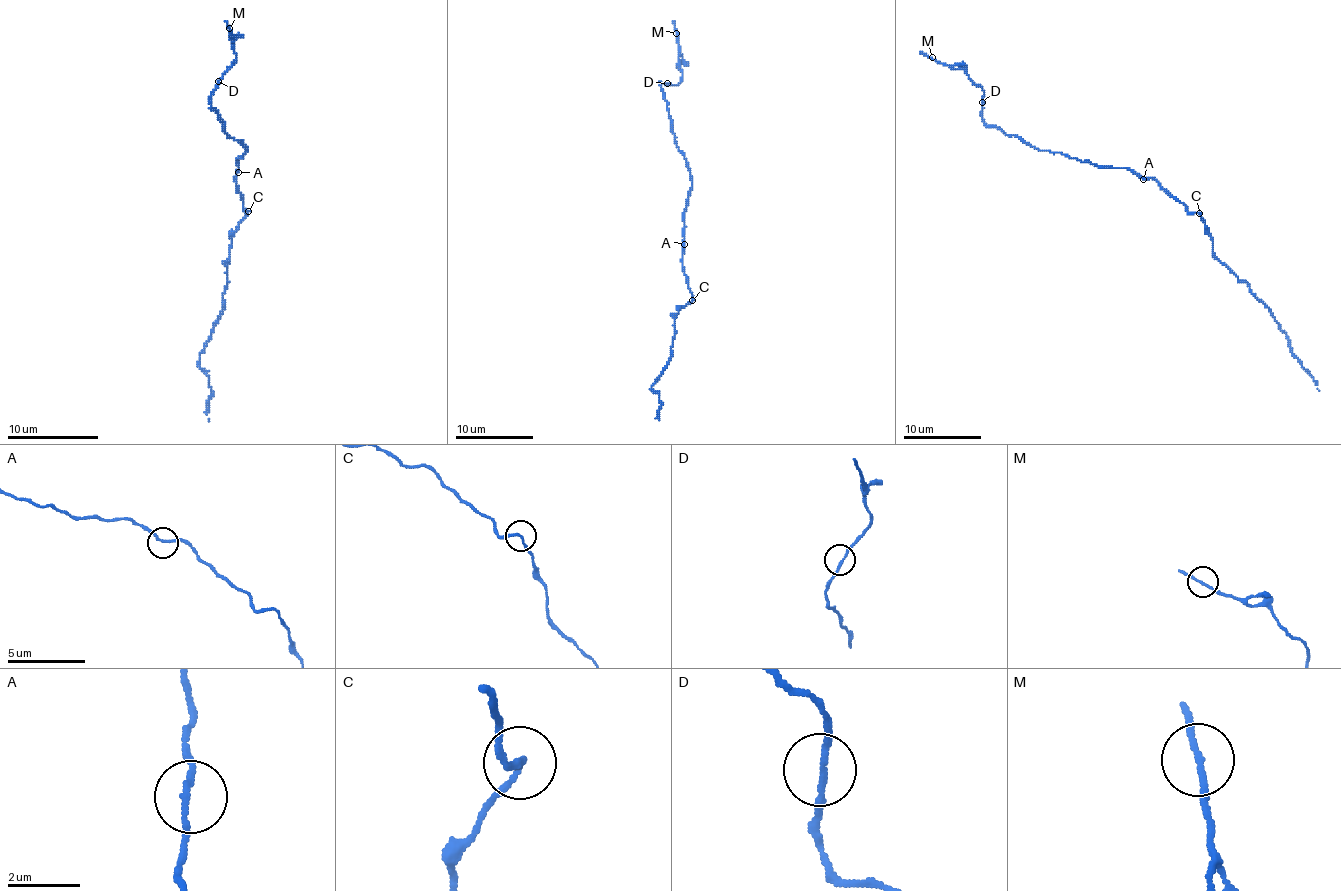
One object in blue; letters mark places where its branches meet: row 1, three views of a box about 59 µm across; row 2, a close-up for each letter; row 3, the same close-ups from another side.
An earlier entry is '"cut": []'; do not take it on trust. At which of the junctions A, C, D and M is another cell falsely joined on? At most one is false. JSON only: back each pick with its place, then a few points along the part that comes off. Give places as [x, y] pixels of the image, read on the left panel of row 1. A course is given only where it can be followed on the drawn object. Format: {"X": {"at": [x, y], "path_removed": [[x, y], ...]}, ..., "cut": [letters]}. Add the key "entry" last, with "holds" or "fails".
{"cut": [], "entry": "holds"}

